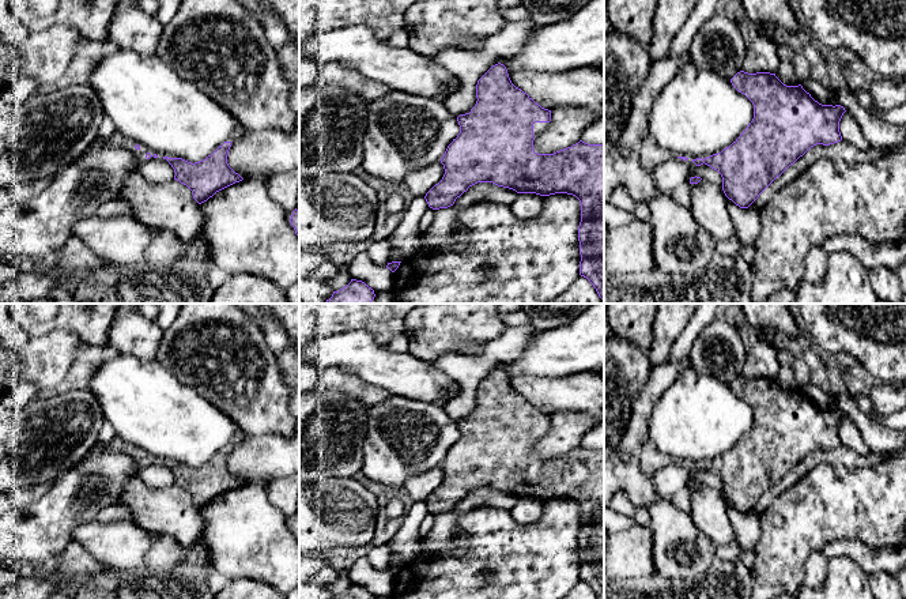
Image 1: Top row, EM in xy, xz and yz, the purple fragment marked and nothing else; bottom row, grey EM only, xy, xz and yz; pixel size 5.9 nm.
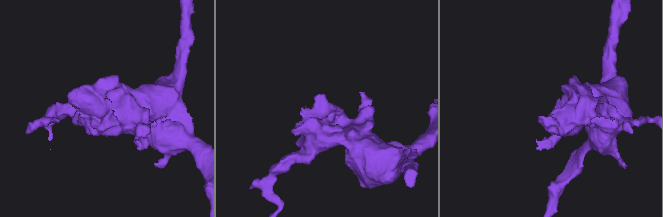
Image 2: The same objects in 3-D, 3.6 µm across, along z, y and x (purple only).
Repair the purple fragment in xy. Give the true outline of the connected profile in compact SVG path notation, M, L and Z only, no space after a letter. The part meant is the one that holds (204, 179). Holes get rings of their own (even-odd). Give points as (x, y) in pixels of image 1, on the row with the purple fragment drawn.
M224 142L205 159L195 163L182 158L163 157L163 159L174 169L174 180L186 185L193 199L201 204L216 192L244 180L227 163L230 147L231 142Z

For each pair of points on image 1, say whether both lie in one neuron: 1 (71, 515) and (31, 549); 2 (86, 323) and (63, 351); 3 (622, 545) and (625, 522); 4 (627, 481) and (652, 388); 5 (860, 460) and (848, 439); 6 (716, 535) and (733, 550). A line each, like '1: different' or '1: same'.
1: same
2: different
3: different
4: same
5: different
6: different

